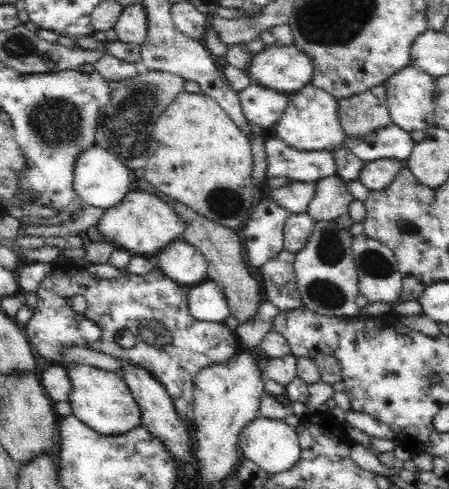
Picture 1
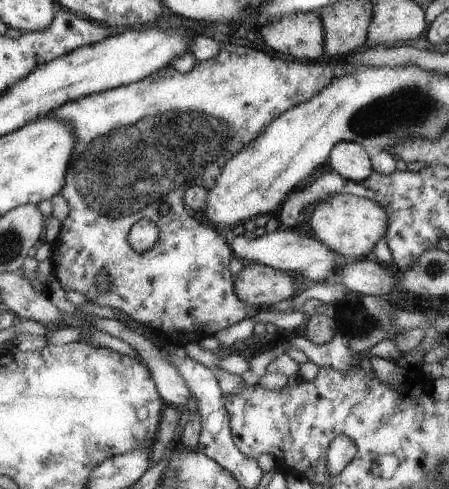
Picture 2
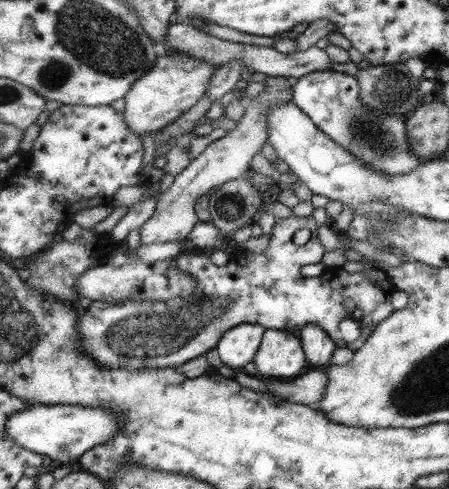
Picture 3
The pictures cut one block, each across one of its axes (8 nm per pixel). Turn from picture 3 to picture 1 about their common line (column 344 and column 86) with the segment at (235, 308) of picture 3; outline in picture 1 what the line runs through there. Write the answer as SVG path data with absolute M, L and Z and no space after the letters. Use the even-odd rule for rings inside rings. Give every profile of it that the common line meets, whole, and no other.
M56 264L52 274L46 276L40 282L38 288L38 306L32 310L32 318L28 324L24 324L22 328L26 330L26 338L30 342L32 348L38 350L38 354L46 360L52 360L54 364L62 364L62 348L72 348L72 346L80 346L80 348L92 348L96 352L126 360L134 366L144 368L146 372L150 372L166 390L168 396L172 398L172 404L176 408L178 418L194 422L194 378L196 374L212 364L222 364L228 362L240 348L240 342L236 338L236 334L232 334L232 330L226 326L226 322L200 322L194 320L194 316L190 316L188 310L188 292L192 286L178 286L178 282L174 282L172 278L168 278L158 266L148 274L148 276L136 276L136 274L120 274L120 278L114 280L100 280L100 278L92 278L82 264ZM76 294L82 294L88 302L88 310L84 314L76 314L70 306L68 300ZM80 320L94 320L100 330L102 336L98 342L86 342L80 332L78 332L78 322ZM130 328L136 336L136 348L122 348L120 344L116 344L116 336L120 338L120 334Z

